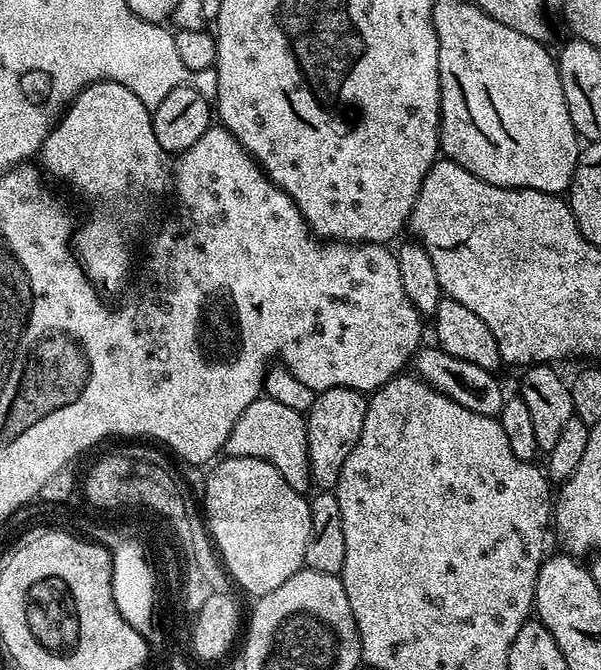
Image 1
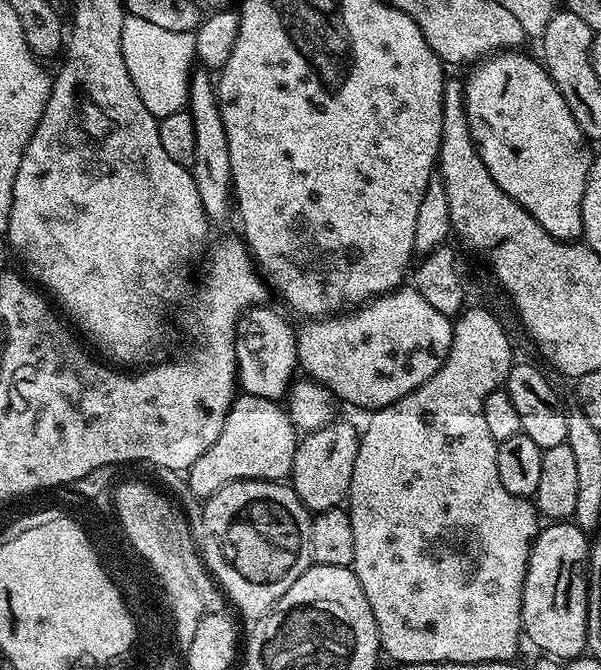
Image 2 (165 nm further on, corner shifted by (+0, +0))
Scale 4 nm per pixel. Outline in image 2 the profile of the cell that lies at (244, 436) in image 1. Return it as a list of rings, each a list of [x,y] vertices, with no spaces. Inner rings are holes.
[[[237,395],[214,446],[210,446],[210,450],[203,452],[186,469],[188,487],[197,498],[207,498],[224,484],[235,480],[287,481],[292,475],[297,443],[298,429],[288,417],[288,409],[283,403]]]

